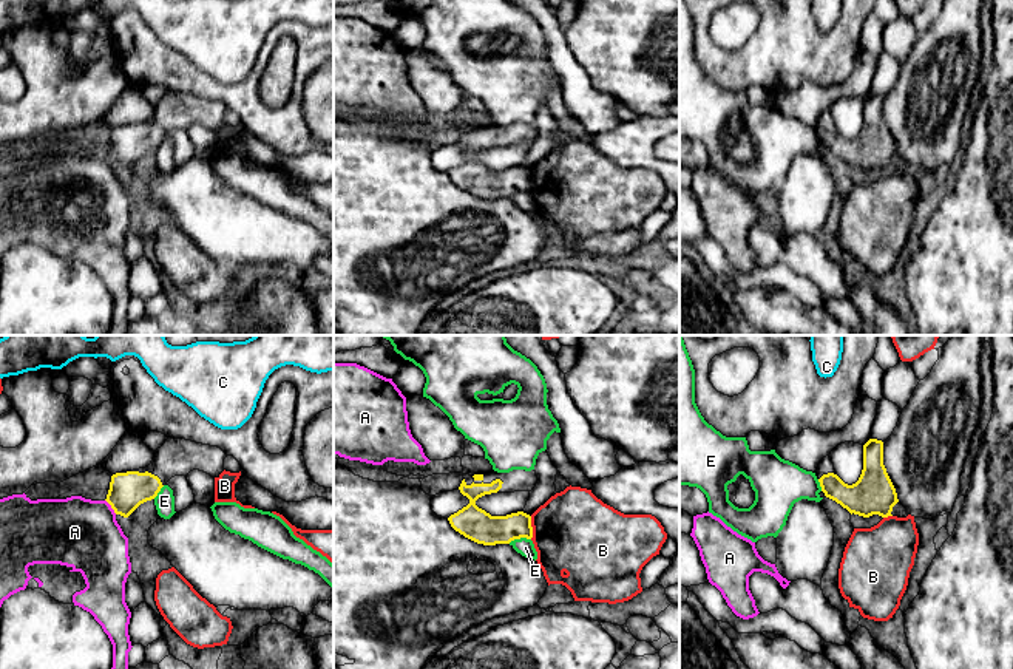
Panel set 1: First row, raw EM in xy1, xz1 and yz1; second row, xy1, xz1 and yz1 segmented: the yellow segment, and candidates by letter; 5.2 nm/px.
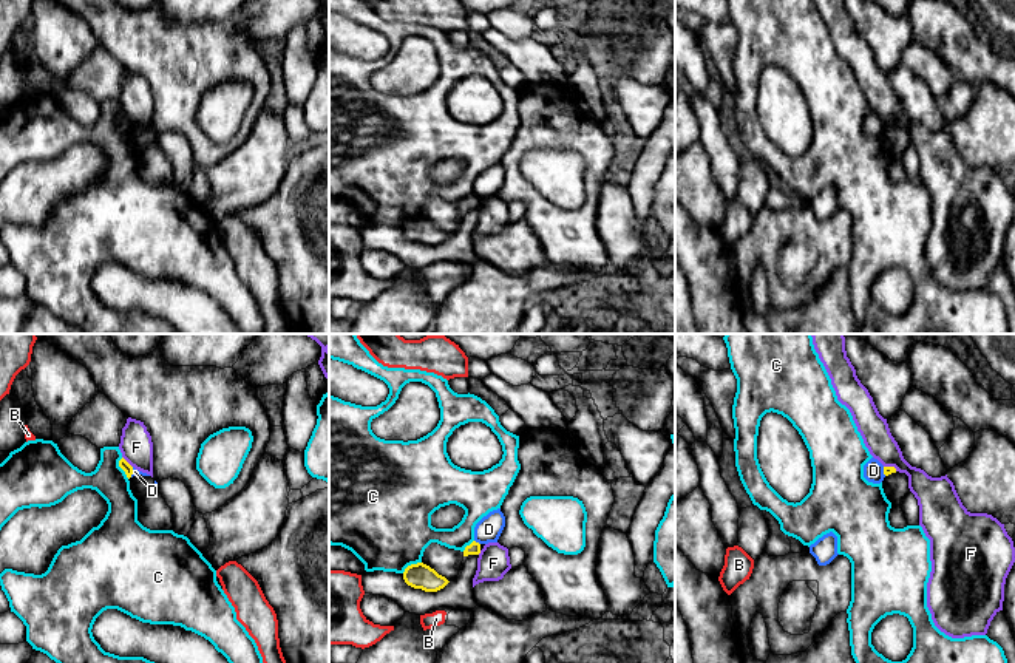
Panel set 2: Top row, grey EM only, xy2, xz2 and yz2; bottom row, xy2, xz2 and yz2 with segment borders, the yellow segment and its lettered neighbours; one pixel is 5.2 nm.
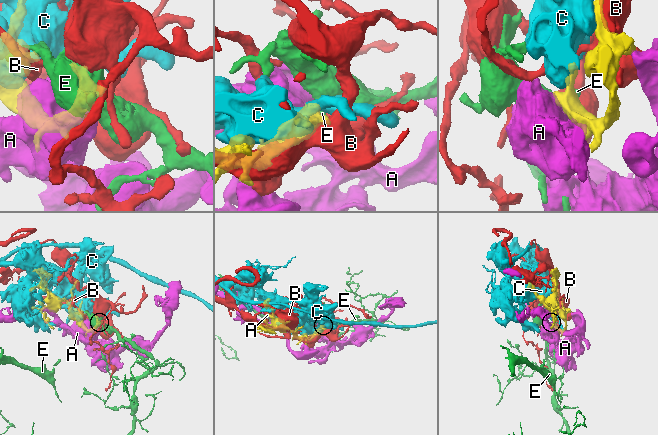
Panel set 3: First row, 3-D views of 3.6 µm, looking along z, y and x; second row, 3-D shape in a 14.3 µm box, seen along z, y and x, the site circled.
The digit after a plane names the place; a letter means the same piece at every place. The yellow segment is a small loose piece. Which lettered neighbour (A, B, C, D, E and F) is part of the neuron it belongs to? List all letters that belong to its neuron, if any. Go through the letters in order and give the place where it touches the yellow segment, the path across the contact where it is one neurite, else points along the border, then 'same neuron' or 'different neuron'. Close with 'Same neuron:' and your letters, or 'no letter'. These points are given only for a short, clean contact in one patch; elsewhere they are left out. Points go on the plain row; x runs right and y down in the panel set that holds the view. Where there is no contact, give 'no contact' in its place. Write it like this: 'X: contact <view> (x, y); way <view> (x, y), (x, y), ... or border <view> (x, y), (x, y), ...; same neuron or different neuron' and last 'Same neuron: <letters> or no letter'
A: contact xy1 (111, 161); different neuron
B: contact xz1 (531, 181); different neuron
C: contact xy2 (121, 121); different neuron
D: contact xz2 (478, 197); border xz2 (475, 193), (479, 198); different neuron
E: contact xz1 (519, 192); border xz1 (530, 192), (514, 192), (508, 196); different neuron
F: contact xy2 (127, 116); different neuron
Same neuron: no letter

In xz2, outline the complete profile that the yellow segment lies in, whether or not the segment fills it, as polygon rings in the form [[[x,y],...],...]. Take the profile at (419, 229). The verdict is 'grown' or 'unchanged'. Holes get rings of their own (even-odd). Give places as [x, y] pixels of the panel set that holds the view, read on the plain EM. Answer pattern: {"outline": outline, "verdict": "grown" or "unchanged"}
{"outline": [[[423,216],[408,219],[403,226],[403,233],[408,240],[425,246],[437,246],[450,236],[445,230]]], "verdict": "unchanged"}

